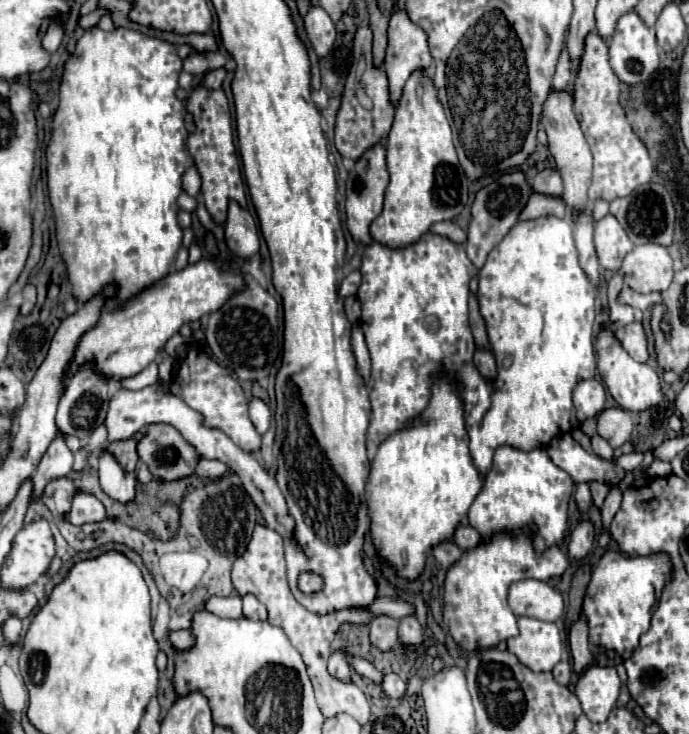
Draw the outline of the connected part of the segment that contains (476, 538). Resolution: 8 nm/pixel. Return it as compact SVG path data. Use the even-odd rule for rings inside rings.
M470 525L468 527L458 527L456 529L456 533L454 533L454 541L456 541L456 545L462 549L462 551L470 551L470 549L474 549L476 545L480 545L480 543L484 543L484 537L476 531L476 529L472 529Z

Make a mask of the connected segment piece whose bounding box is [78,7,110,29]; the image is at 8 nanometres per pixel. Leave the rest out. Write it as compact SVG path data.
M96 7L96 11L92 11L92 13L84 15L84 17L80 17L78 25L80 25L80 27L84 27L84 29L90 29L90 27L96 27L102 15L110 15L110 11L108 11L108 9L104 9L104 7Z

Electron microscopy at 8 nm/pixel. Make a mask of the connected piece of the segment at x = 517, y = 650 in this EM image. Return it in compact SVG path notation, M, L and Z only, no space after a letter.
M520 617L518 629L520 635L508 639L508 651L536 673L552 671L552 667L562 659L562 639L558 627L540 619Z

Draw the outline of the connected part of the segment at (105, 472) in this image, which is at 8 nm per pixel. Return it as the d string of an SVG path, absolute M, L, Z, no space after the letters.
M102 451L98 457L98 475L100 485L108 497L112 497L118 503L132 503L136 495L136 479L132 473L124 473L120 465L116 465L116 459Z

